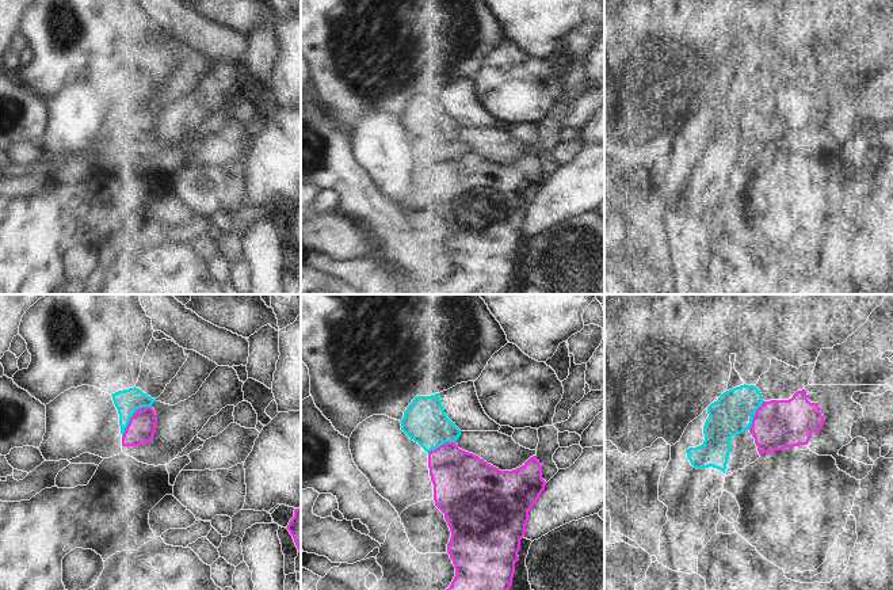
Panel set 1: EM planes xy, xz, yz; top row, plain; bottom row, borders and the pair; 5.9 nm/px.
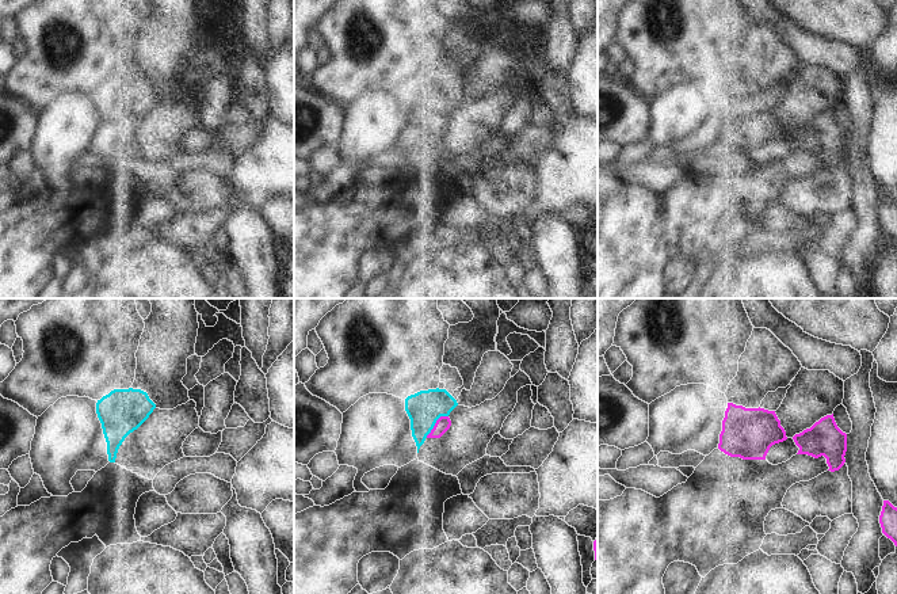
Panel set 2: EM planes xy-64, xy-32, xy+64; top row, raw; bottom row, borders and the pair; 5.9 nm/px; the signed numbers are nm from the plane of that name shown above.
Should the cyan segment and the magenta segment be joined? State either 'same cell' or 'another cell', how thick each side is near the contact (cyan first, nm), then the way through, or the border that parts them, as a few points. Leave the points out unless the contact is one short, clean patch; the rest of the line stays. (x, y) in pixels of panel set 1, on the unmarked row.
another cell; calibres 140 and 170 nm; border xy (151, 102), (142, 102), (132, 111), (122, 133)

